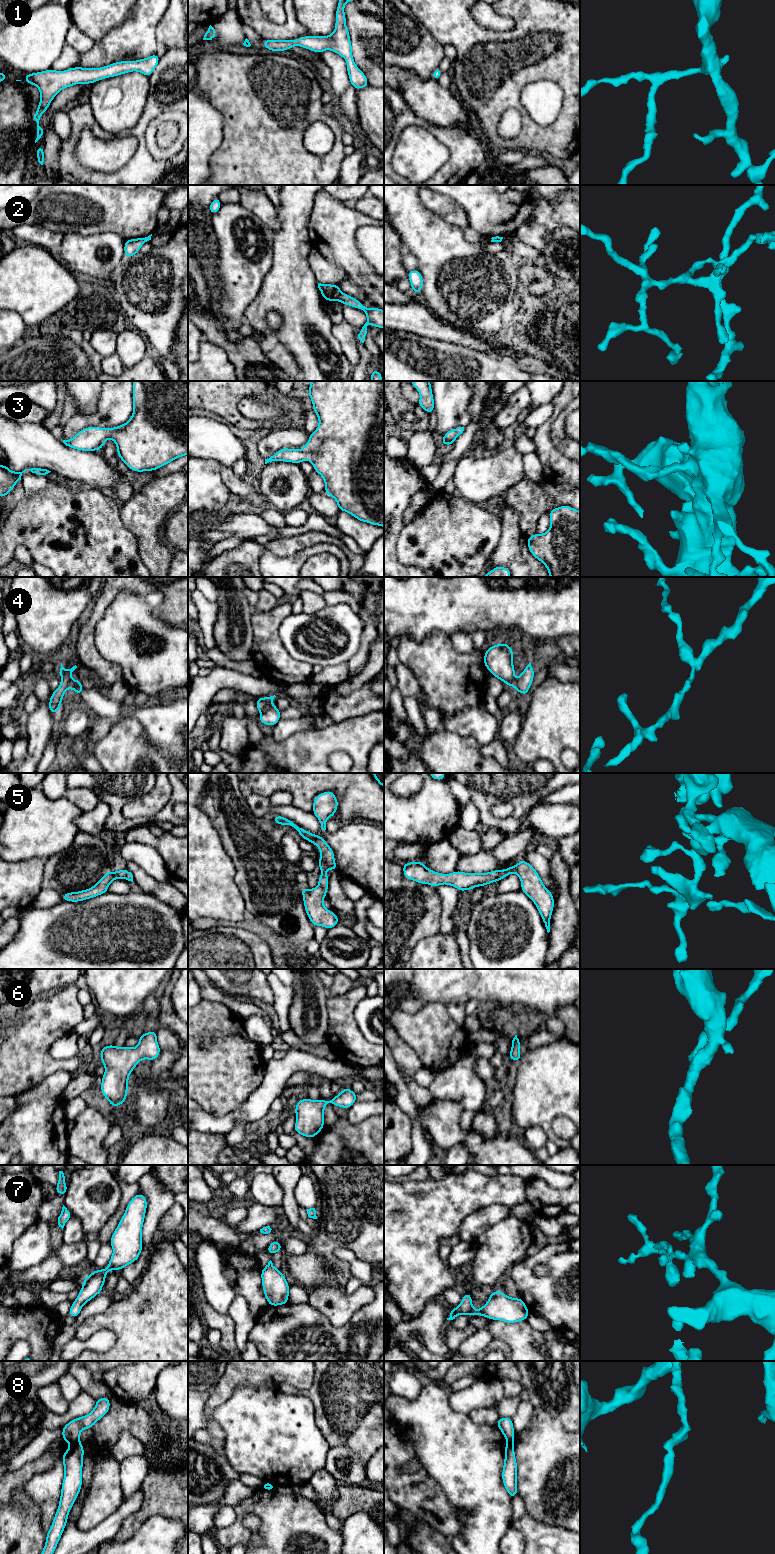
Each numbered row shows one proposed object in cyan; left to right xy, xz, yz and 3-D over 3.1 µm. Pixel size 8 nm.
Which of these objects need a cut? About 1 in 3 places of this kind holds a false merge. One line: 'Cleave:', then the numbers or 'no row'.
Cleave: 2, 4, 8

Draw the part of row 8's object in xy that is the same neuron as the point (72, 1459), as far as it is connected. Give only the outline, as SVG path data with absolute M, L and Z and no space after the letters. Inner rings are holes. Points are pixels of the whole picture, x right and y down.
M81 1442L72 1444L63 1454L64 1479L61 1487L59 1507L46 1535L41 1554L53 1554L67 1524L69 1512L82 1487L84 1448Z

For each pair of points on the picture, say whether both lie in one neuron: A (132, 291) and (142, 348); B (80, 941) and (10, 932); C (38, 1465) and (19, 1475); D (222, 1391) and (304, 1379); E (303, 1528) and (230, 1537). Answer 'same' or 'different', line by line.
A: different
B: different
C: same
D: same
E: same

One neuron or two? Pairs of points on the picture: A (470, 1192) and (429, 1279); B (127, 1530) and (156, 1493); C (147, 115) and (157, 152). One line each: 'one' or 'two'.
A: one
B: one
C: two

